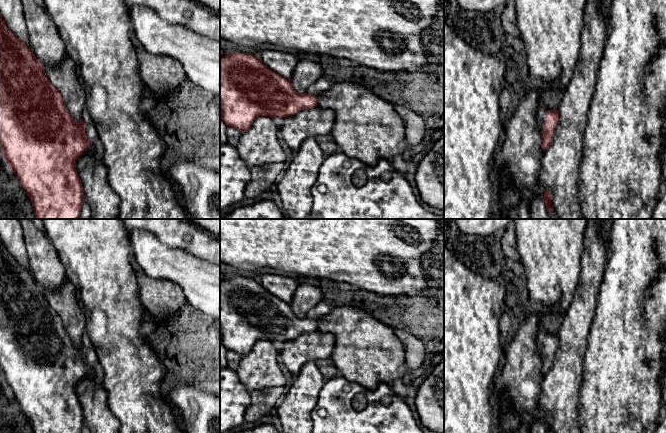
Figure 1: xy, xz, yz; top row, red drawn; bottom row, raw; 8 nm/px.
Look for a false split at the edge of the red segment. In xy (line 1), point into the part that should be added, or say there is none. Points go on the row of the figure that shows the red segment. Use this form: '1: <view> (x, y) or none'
1: xy (91, 131)

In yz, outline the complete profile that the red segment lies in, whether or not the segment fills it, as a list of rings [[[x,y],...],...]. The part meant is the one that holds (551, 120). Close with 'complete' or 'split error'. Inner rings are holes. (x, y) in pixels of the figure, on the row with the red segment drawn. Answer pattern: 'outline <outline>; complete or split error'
outline [[[538,109],[536,111],[536,117],[537,128],[541,132],[542,137],[541,149],[544,152],[553,141],[555,128],[559,121],[559,112],[557,109]]]; split error

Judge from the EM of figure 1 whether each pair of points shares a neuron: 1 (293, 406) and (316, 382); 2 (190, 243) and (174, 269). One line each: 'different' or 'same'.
1: same
2: different

